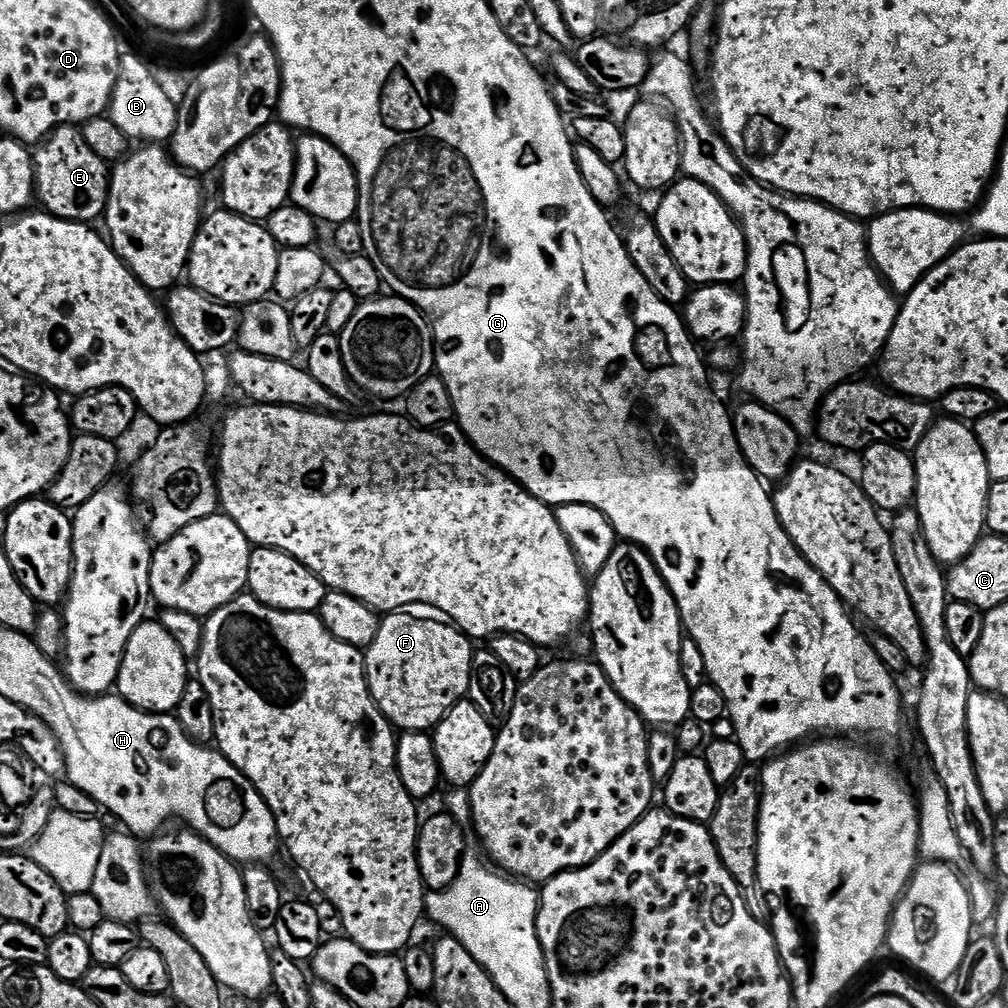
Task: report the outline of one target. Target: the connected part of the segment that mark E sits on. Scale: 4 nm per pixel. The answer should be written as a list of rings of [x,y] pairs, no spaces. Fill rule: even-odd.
[[[71,124],[55,128],[41,140],[34,152],[36,161],[36,194],[43,211],[79,224],[99,221],[108,209],[109,165],[86,142],[83,131]]]

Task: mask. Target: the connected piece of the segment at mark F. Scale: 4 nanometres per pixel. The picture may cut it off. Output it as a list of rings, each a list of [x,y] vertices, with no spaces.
[[[401,610],[389,612],[381,619],[378,634],[366,649],[364,673],[374,702],[393,726],[404,732],[428,732],[435,729],[440,719],[459,700],[468,696],[474,644],[459,628],[443,619],[423,620],[420,616],[411,616],[412,614],[411,611]]]

